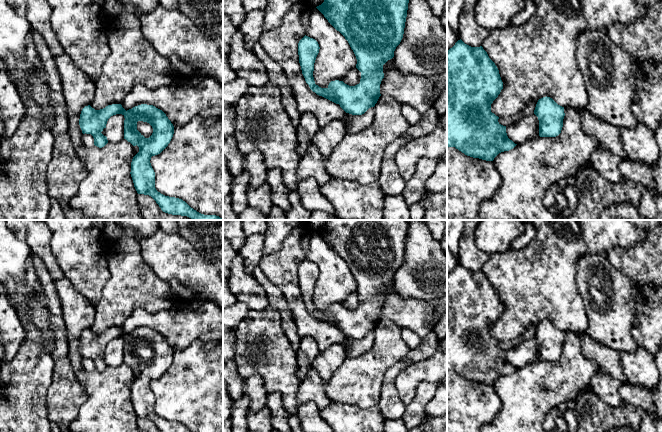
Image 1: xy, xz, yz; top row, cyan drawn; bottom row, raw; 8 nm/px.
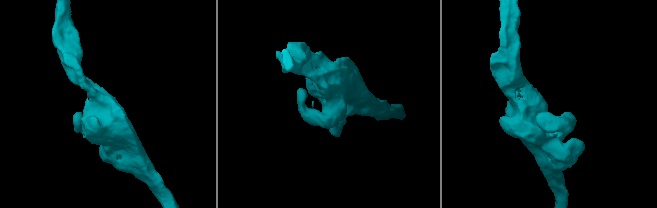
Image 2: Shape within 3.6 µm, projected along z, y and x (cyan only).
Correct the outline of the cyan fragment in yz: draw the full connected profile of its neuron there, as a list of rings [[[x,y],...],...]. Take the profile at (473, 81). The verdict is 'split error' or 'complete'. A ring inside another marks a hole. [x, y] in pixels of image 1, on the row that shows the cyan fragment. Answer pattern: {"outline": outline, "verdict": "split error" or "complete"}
{"outline": [[[460,39],[447,51],[447,147],[455,147],[473,158],[493,161],[499,153],[517,145],[508,138],[506,126],[498,122],[499,117],[491,112],[491,104],[502,89],[499,70],[482,46],[471,47]]], "verdict": "complete"}

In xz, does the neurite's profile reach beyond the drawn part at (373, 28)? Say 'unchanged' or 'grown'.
unchanged

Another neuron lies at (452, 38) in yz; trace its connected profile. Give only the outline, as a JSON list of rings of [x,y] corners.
[[[447,24],[447,50],[452,48],[458,41],[457,35],[454,33],[453,29]]]

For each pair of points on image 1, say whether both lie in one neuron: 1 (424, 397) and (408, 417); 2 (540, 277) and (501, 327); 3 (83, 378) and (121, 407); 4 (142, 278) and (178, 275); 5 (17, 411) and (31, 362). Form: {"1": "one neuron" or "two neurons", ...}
{"1": "one neuron", "2": "one neuron", "3": "one neuron", "4": "two neurons", "5": "one neuron"}

